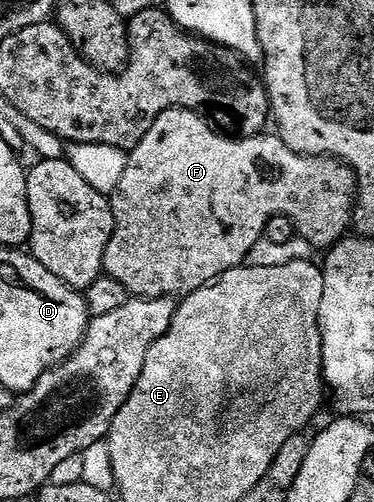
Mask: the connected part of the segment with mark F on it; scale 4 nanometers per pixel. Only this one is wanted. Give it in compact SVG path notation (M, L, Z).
M170 108L162 112L149 126L145 138L141 138L136 148L130 149L125 174L121 174L121 182L117 182L114 192L110 193L109 207L115 219L115 229L112 230L107 248L103 251L103 272L121 282L125 291L135 298L182 298L190 292L196 292L201 286L212 284L221 274L240 267L246 261L249 250L262 237L265 222L271 216L289 217L295 223L296 233L302 239L308 240L315 250L330 249L344 239L353 224L353 205L357 200L355 173L341 160L330 156L303 156L299 152L289 150L289 146L285 146L285 142L280 140L278 135L267 135L232 138L216 130L203 117L187 108Z

